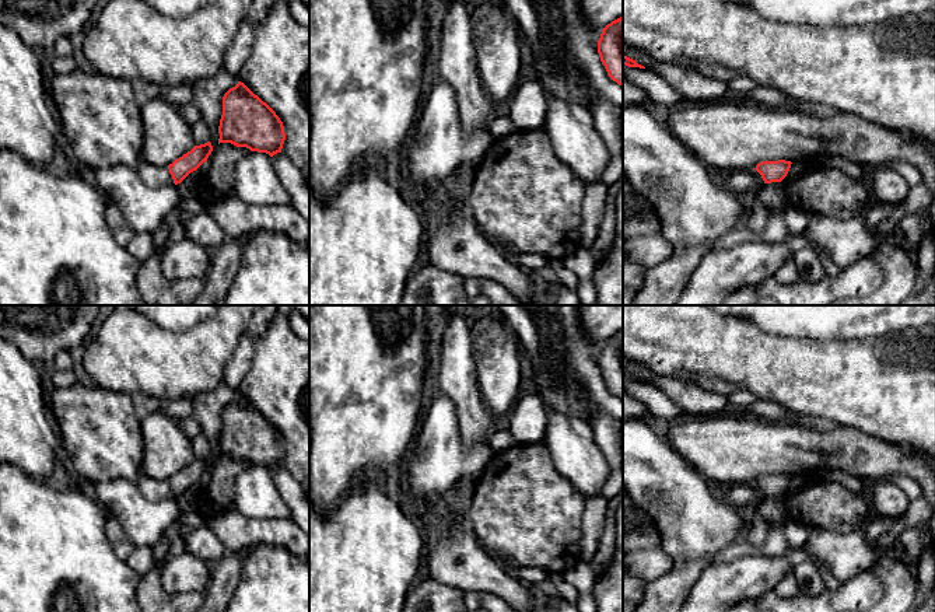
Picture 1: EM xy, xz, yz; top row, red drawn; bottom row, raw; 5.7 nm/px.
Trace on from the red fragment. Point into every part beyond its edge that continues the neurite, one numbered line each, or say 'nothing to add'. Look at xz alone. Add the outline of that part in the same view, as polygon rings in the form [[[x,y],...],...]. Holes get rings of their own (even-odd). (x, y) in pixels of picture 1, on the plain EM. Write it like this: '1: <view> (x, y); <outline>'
nothing to add

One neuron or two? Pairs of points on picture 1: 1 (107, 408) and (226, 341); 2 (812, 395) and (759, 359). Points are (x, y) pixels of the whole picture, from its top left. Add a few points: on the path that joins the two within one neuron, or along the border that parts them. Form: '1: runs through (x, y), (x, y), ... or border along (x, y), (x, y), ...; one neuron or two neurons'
1: border along (98, 385), (107, 390), (123, 391), (136, 398); two neurons
2: runs through (799, 383), (788, 371), (771, 367); one neuron

